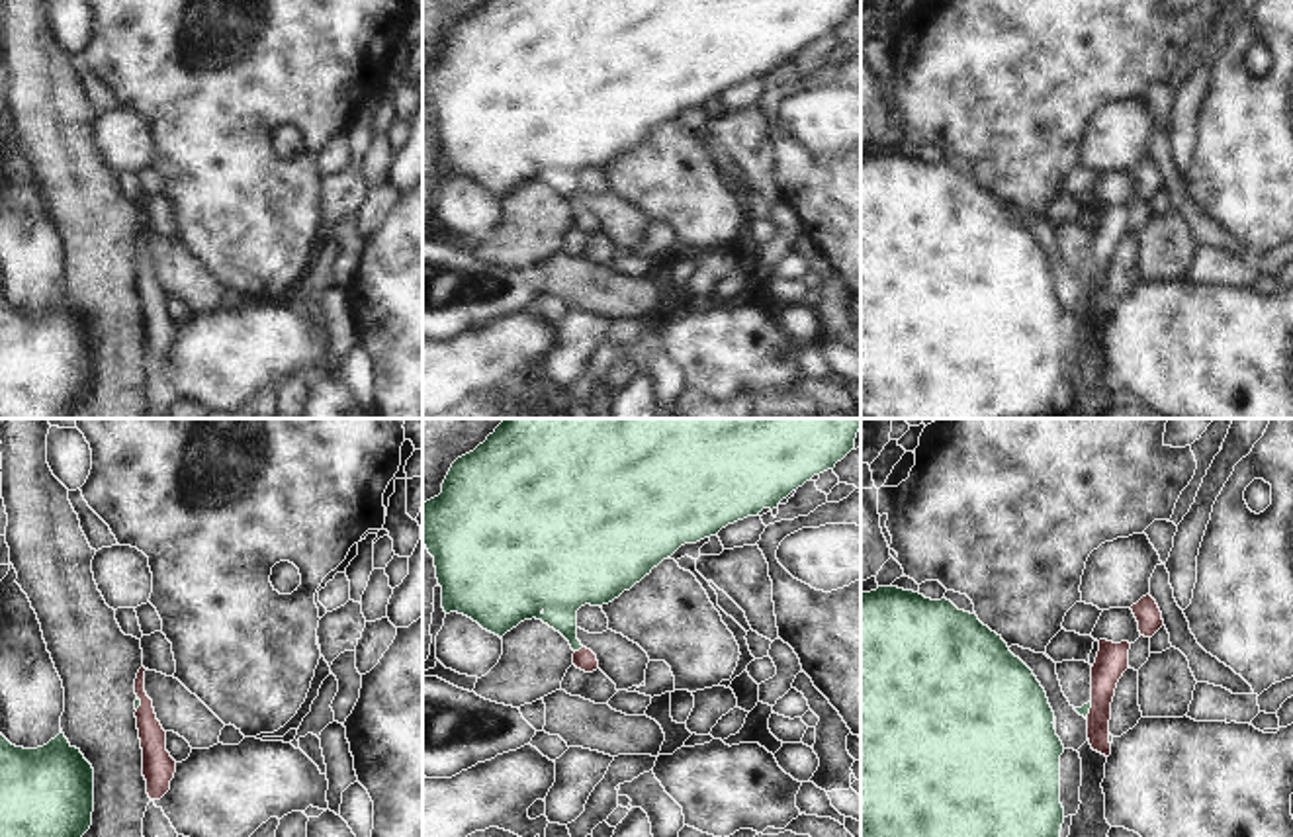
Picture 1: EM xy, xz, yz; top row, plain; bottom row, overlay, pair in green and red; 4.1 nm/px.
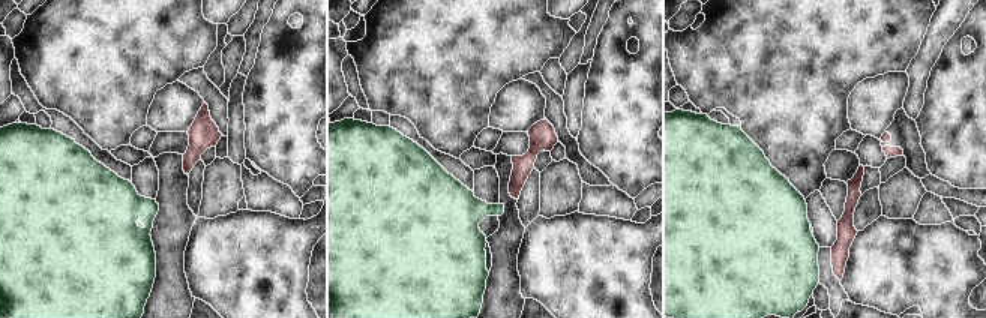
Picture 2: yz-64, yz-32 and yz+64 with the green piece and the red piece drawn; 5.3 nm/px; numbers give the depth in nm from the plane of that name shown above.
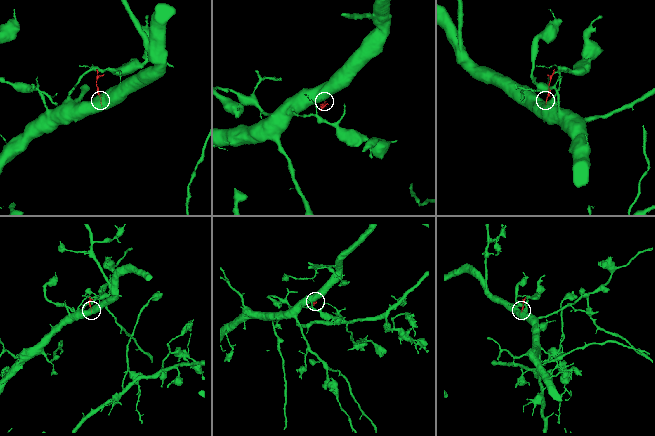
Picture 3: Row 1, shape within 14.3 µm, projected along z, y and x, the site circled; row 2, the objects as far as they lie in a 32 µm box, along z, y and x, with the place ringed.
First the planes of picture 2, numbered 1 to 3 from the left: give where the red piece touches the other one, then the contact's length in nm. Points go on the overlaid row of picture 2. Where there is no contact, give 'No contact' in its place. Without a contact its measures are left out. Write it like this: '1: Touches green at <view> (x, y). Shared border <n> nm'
1: No contact
2: No contact
3: No contact.

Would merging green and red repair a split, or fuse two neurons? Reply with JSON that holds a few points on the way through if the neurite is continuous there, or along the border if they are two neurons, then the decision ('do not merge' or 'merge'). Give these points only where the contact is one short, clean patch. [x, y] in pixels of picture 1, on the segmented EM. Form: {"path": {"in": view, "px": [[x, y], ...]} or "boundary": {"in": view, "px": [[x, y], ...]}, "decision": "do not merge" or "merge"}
{"boundary": {"in": "xz", "px": [[581, 646], [576, 652]]}, "decision": "do not merge"}

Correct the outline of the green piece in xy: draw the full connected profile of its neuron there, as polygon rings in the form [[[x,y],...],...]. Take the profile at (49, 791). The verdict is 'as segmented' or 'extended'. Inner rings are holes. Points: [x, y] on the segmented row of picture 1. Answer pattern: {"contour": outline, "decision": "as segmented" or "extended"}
{"contour": [[[0,733],[0,837],[82,837],[92,825],[94,769],[61,733],[47,745],[23,749]]], "decision": "as segmented"}

